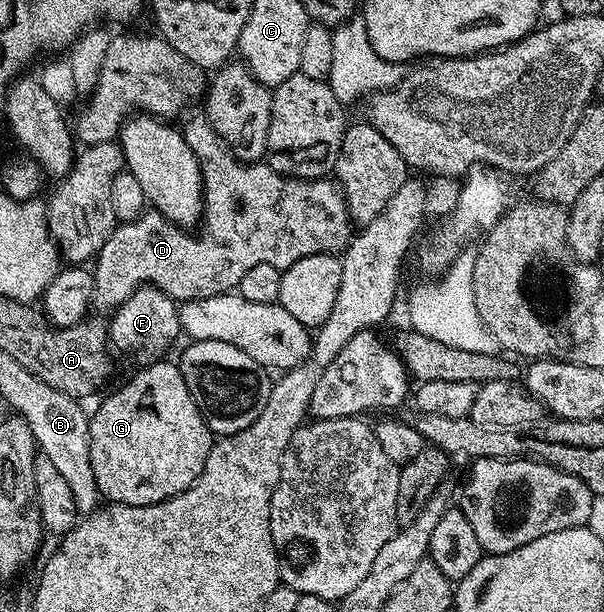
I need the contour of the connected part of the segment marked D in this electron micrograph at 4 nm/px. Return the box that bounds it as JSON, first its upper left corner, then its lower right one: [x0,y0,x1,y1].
[93,113,355,308]

